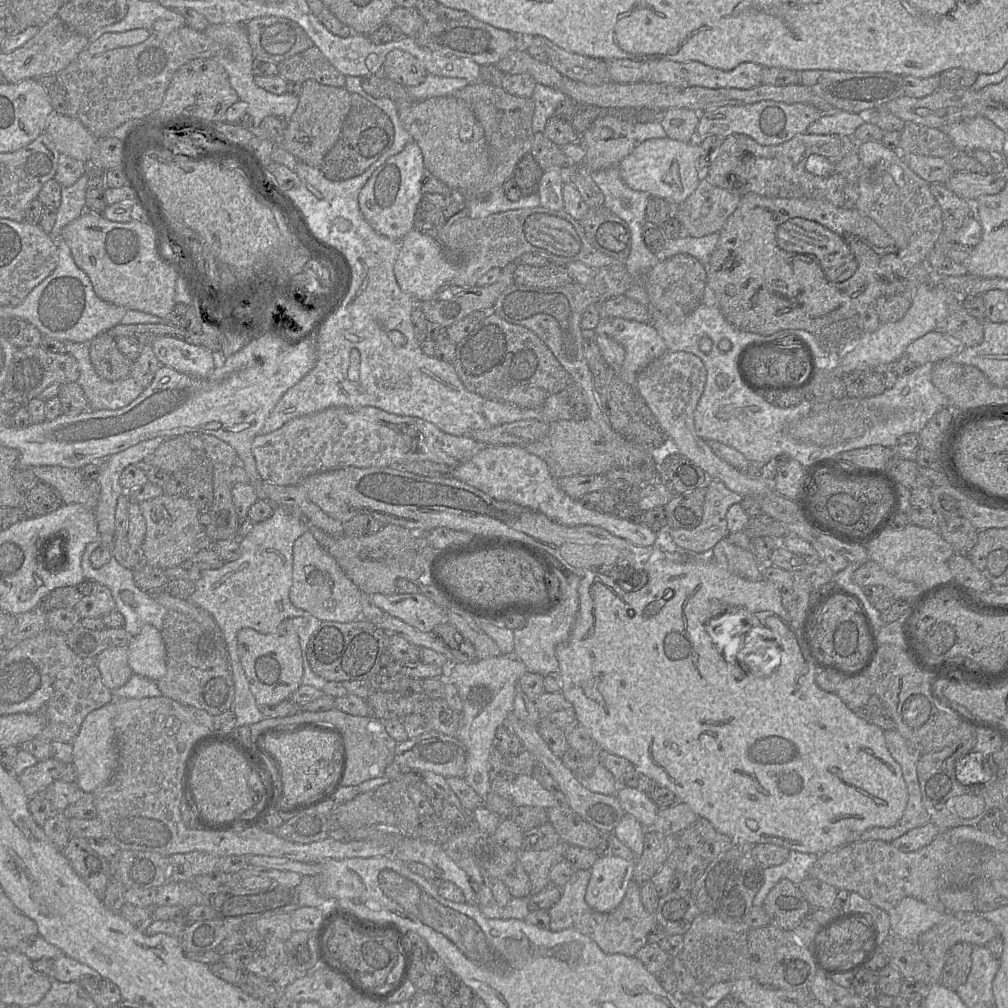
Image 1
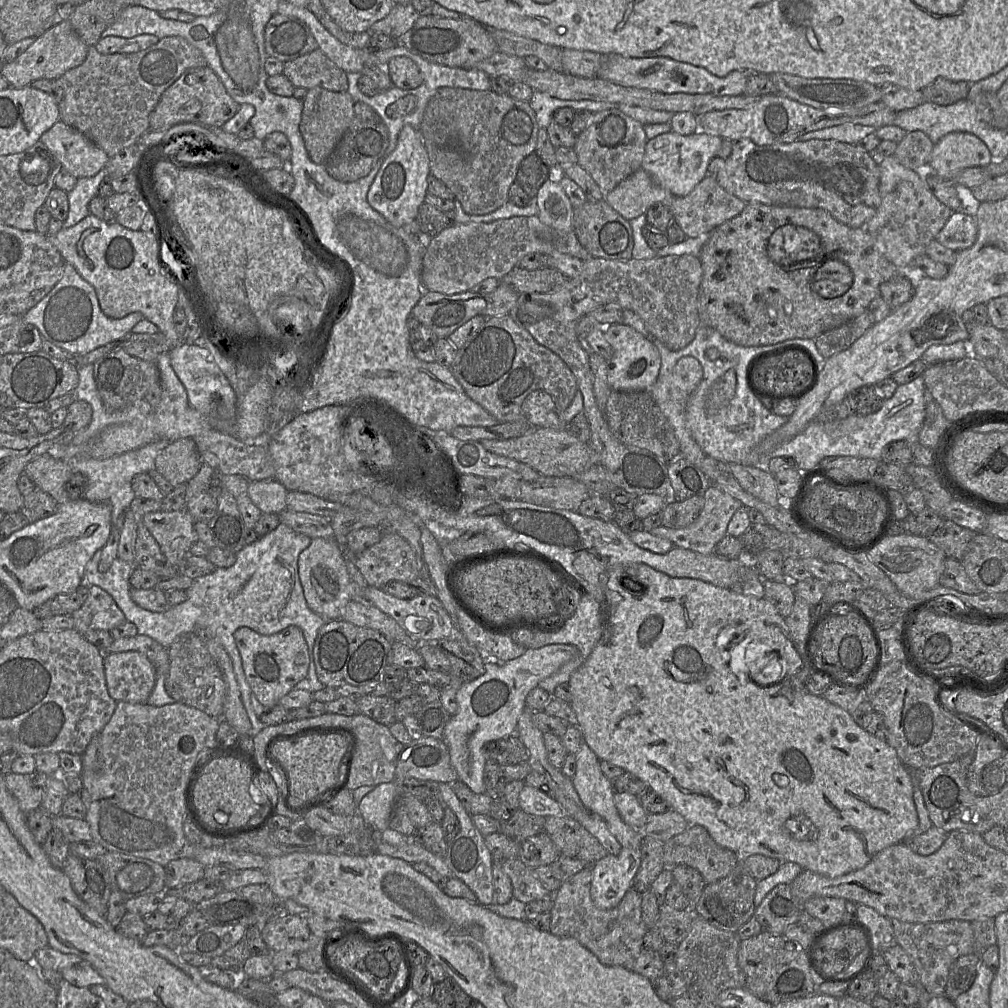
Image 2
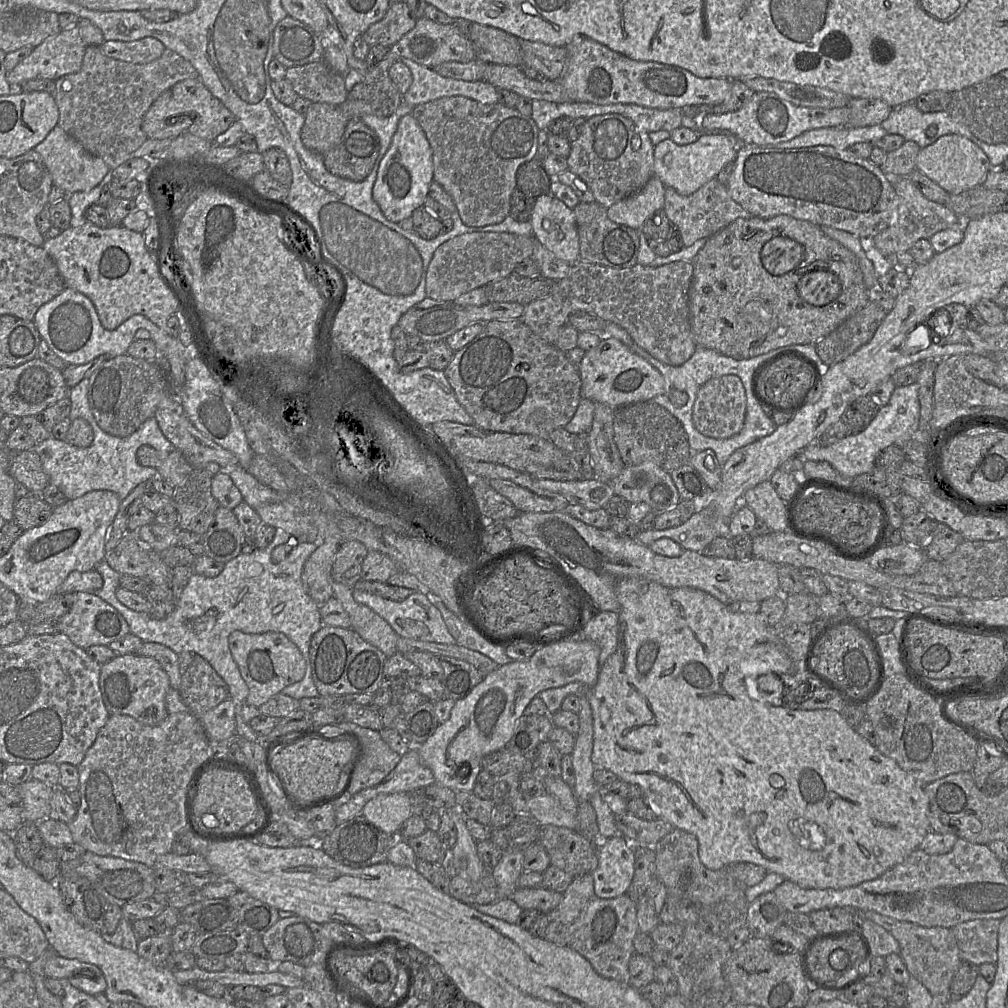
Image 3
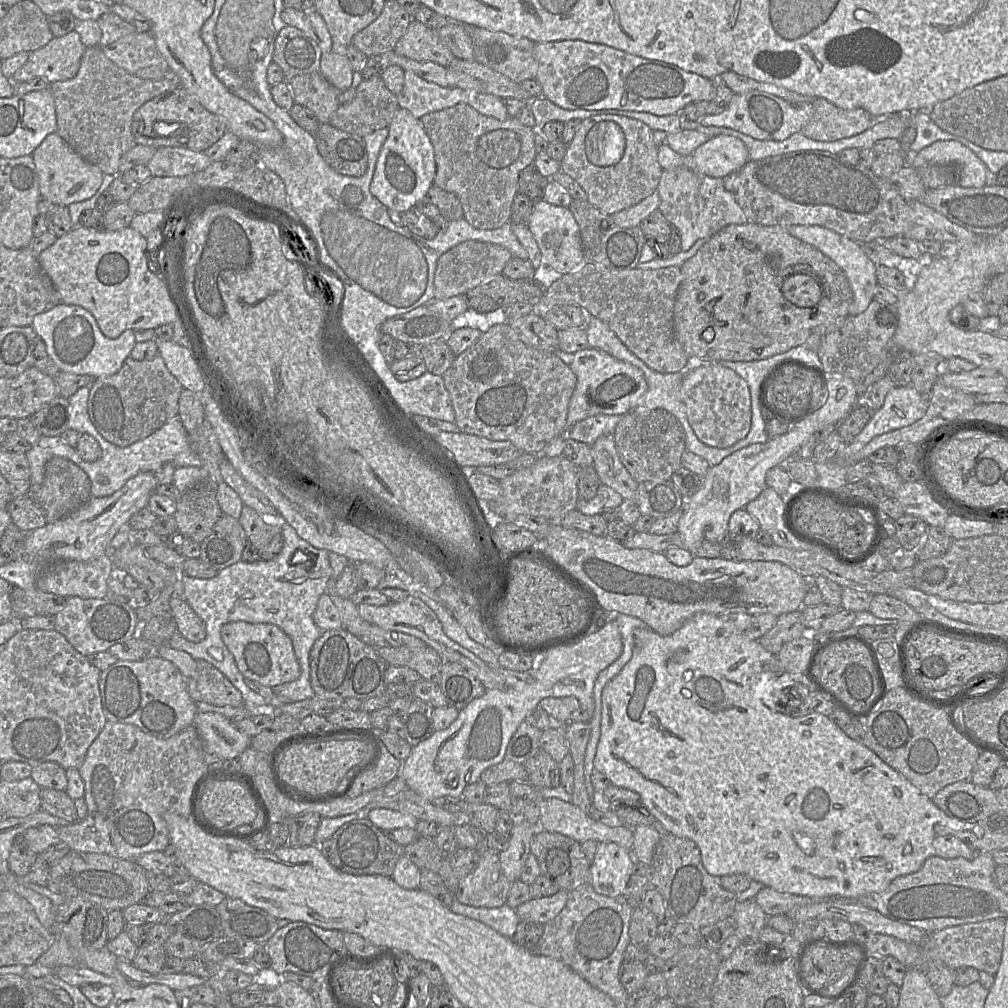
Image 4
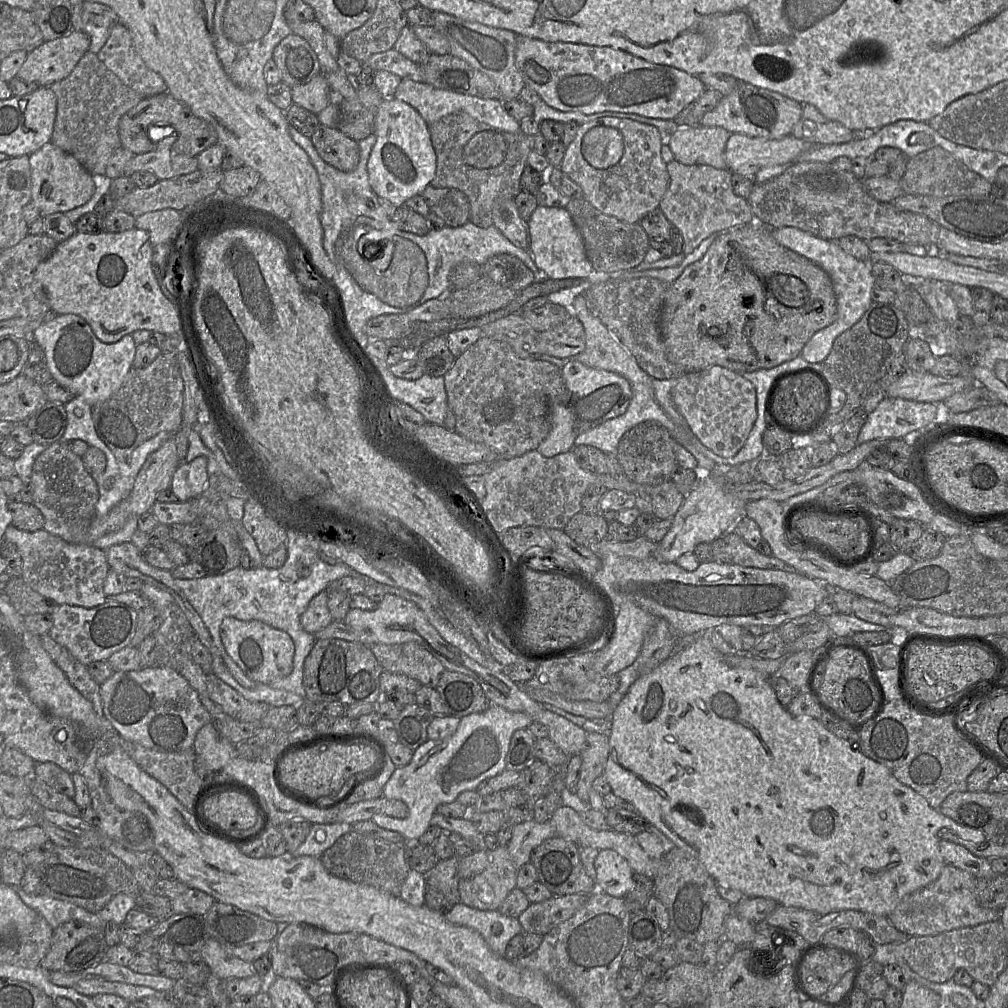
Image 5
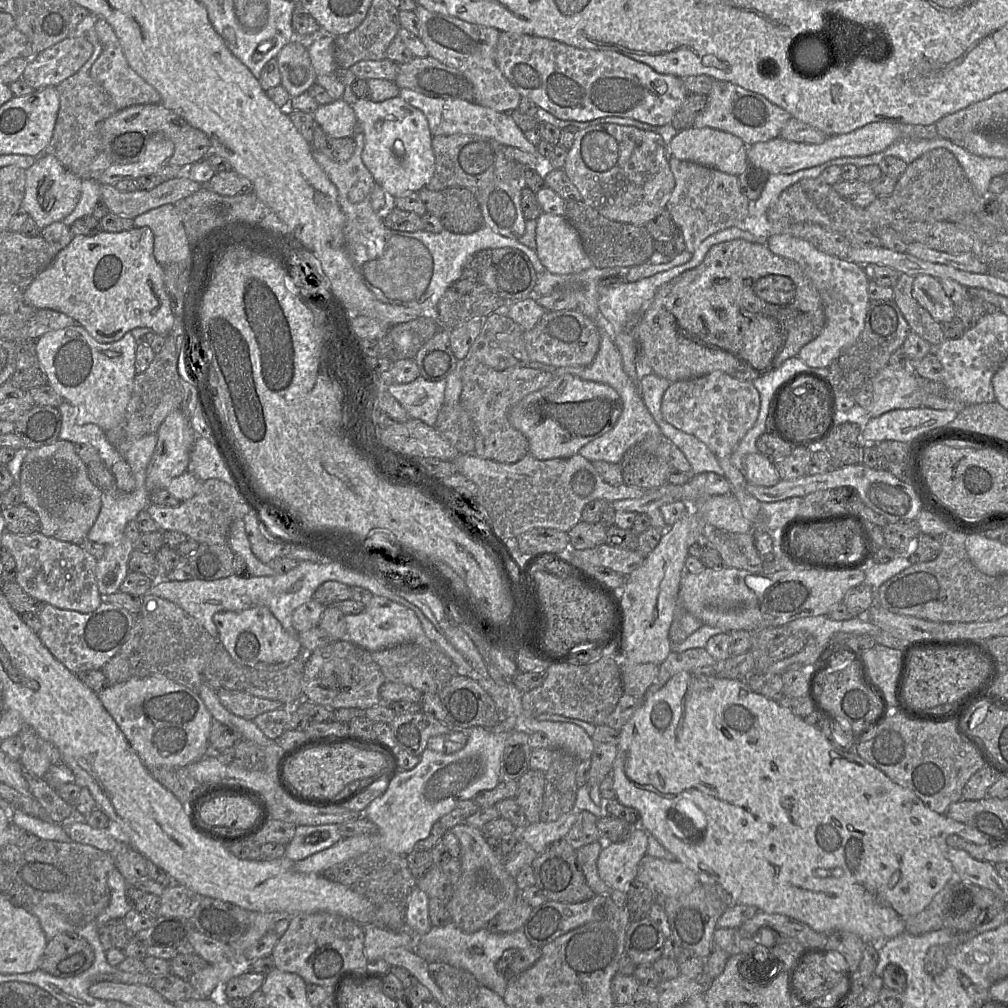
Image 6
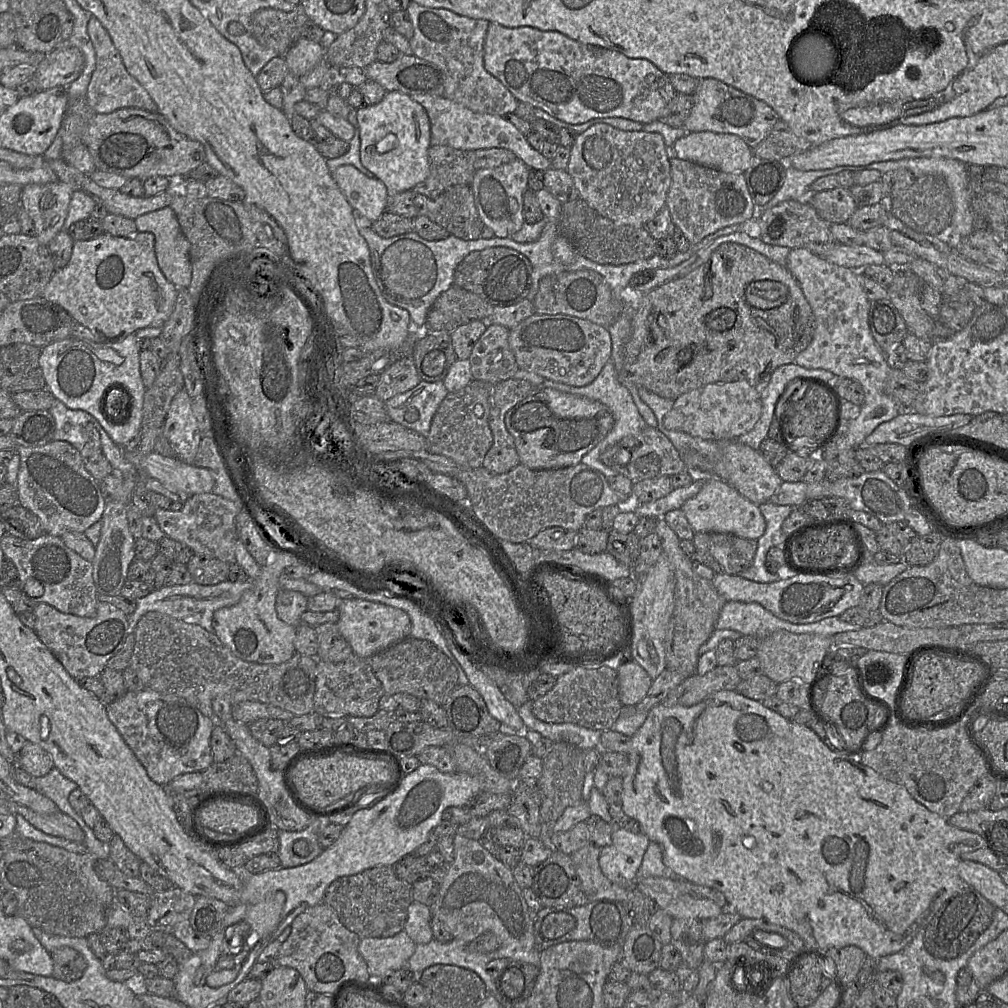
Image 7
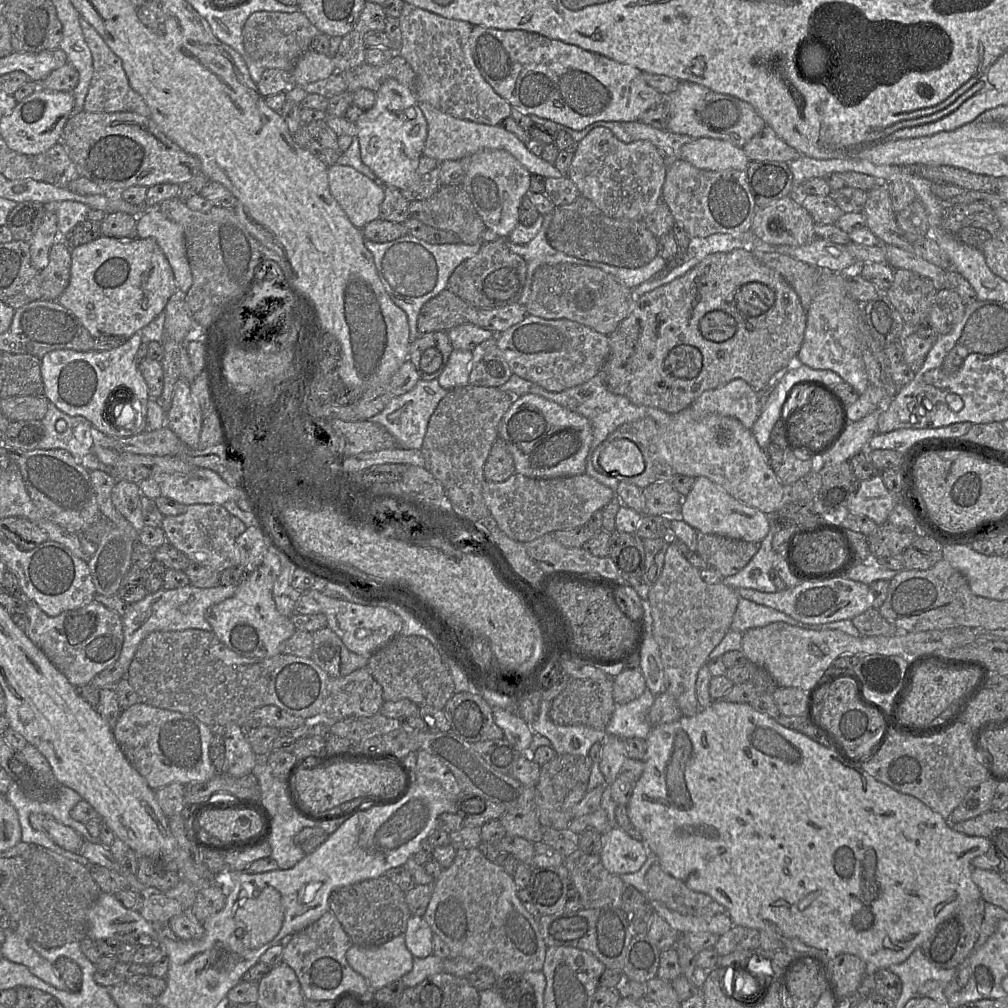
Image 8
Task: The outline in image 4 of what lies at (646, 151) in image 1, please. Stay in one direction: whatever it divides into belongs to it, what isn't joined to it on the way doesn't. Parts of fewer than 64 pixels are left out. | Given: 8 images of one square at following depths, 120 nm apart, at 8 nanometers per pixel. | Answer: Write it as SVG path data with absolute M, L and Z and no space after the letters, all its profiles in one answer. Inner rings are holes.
M728 135L711 137L689 156L676 153L665 143L658 146L657 157L663 170L687 167L701 175L721 179L738 173L749 161L745 144Z

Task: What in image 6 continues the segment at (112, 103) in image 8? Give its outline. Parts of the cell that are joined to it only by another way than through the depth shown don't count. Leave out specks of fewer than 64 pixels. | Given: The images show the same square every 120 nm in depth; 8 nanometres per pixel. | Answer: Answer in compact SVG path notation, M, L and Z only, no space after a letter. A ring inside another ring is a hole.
M99 18L95 24L95 31L102 46L102 52L90 69L90 76L98 83L113 100L117 111L127 107L143 104L161 103L160 94L145 82L128 64L121 44L113 28L108 22Z

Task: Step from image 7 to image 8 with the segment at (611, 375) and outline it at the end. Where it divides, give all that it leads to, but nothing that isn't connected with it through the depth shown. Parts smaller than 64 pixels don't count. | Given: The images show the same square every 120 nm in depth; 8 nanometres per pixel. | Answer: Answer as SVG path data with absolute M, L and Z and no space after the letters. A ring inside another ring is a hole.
M598 373L587 382L561 392L551 392L539 385L532 385L529 393L537 394L558 405L585 417L592 426L593 440L586 457L586 469L594 469L592 457L595 449L619 426L634 422L643 417L643 408L629 401L626 397L612 393L606 386L603 374Z

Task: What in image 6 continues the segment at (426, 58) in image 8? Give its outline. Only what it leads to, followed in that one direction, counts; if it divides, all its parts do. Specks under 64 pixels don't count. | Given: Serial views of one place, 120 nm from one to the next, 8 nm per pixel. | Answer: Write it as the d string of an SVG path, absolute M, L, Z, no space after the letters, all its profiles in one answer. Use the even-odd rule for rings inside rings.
M417 5L414 12L420 22L418 36L425 44L428 55L461 71L473 85L476 103L507 113L518 108L522 96L506 79L496 63L496 47L500 34L498 29L432 12L421 5Z

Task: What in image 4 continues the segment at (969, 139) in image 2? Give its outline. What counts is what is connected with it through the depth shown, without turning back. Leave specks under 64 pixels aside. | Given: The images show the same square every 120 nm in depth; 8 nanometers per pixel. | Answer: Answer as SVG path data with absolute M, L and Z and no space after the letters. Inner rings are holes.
M938 140L923 148L917 153L912 152L910 165L917 169L923 165L953 165L957 168L957 185L967 188L981 188L986 186L987 166L984 162L968 147L955 140Z

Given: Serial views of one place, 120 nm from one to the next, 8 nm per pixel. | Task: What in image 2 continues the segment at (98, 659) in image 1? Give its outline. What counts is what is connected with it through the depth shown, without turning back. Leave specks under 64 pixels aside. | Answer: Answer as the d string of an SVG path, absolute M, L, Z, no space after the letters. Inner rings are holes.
M138 651L113 652L104 656L108 694L116 702L147 703L156 682L156 669Z

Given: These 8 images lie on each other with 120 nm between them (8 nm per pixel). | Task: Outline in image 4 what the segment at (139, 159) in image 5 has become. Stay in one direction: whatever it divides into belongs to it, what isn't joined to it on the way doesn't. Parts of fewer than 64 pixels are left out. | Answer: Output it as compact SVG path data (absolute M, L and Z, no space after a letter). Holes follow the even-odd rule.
M158 148L147 163L153 177L183 177L205 170L211 161L204 152L184 148Z

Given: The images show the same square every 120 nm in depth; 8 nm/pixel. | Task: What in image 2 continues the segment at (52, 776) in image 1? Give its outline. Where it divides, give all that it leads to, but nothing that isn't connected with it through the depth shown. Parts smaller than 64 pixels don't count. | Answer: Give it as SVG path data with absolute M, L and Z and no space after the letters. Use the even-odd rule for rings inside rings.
M39 771L30 774L9 772L4 775L4 780L8 790L17 800L20 809L27 815L27 813L40 807L49 777Z

